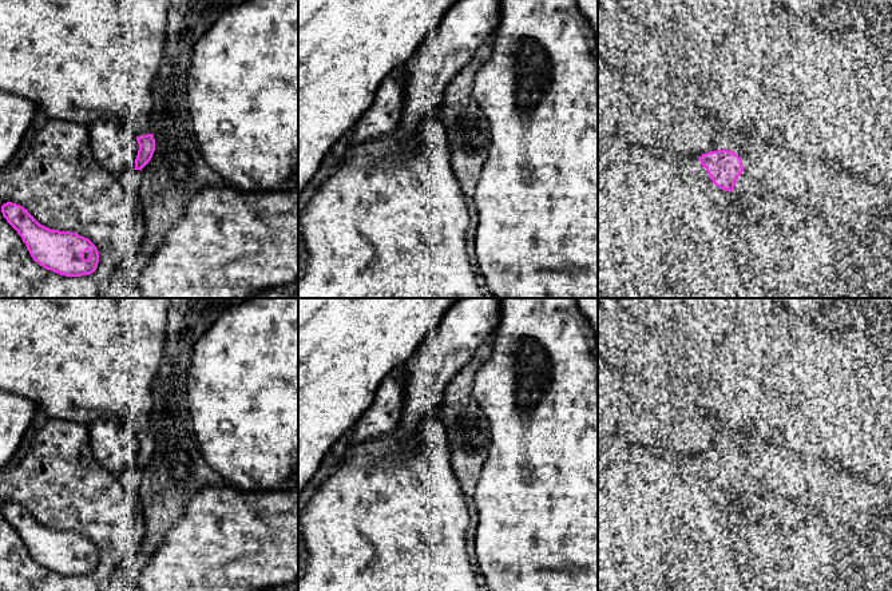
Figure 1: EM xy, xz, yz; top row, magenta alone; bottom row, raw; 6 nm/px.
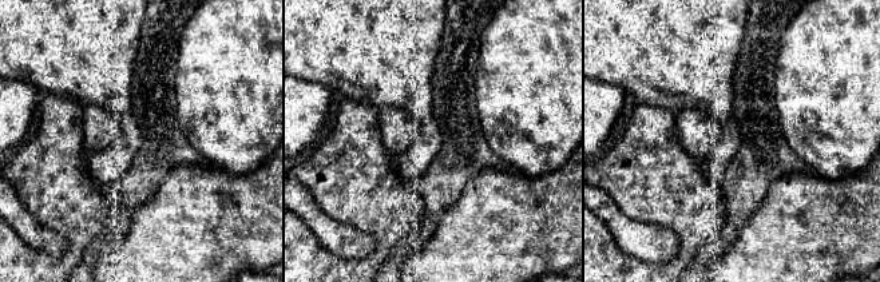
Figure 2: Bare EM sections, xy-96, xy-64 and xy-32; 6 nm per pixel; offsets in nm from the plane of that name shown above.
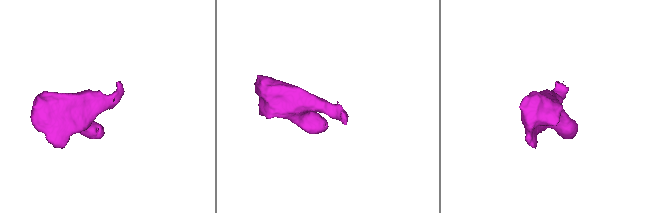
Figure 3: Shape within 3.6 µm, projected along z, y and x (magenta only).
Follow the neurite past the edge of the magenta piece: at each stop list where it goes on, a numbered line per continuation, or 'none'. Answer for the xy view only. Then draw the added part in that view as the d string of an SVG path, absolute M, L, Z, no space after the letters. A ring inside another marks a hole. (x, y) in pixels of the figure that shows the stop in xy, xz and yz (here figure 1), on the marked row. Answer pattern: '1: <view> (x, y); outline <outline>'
1: xy (80, 60); outline M0 0L0 90L32 100L49 119L91 124L98 119L116 122L135 136L152 134L152 82L164 55L170 0Z

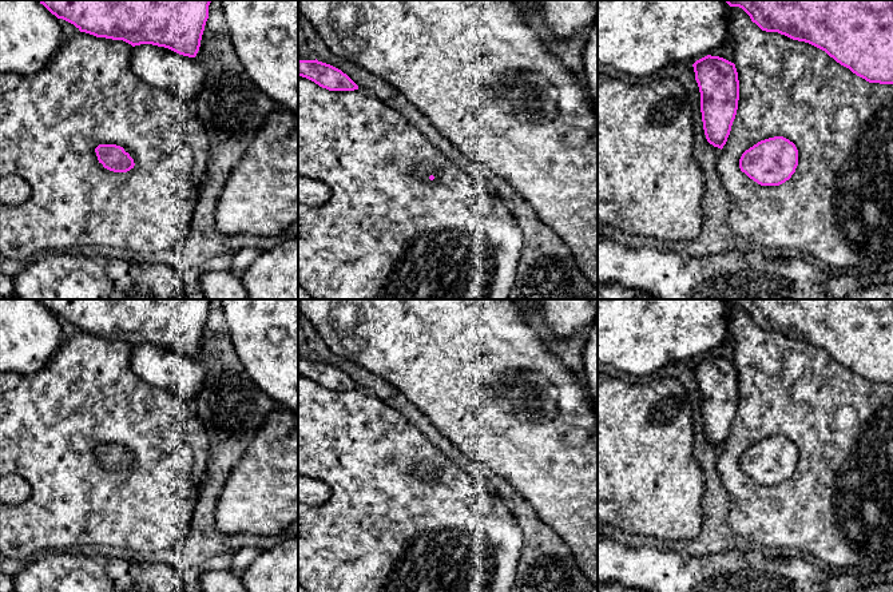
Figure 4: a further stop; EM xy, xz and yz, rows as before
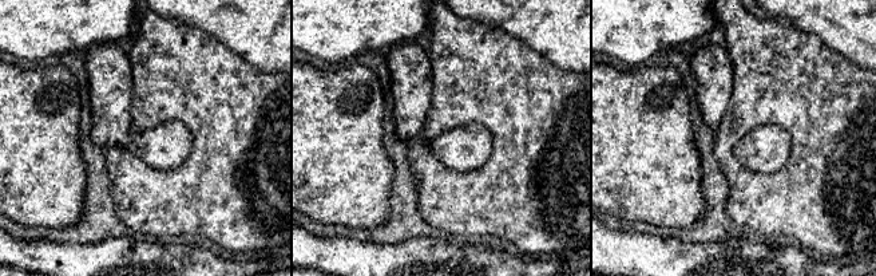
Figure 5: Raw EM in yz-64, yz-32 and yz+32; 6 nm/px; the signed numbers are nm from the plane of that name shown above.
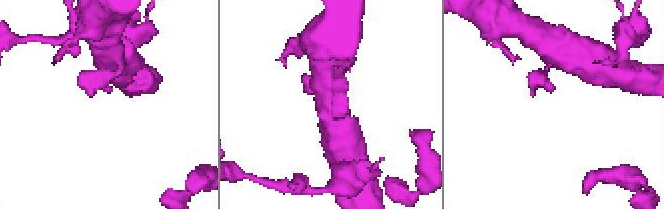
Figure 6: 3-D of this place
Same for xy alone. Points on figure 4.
none

